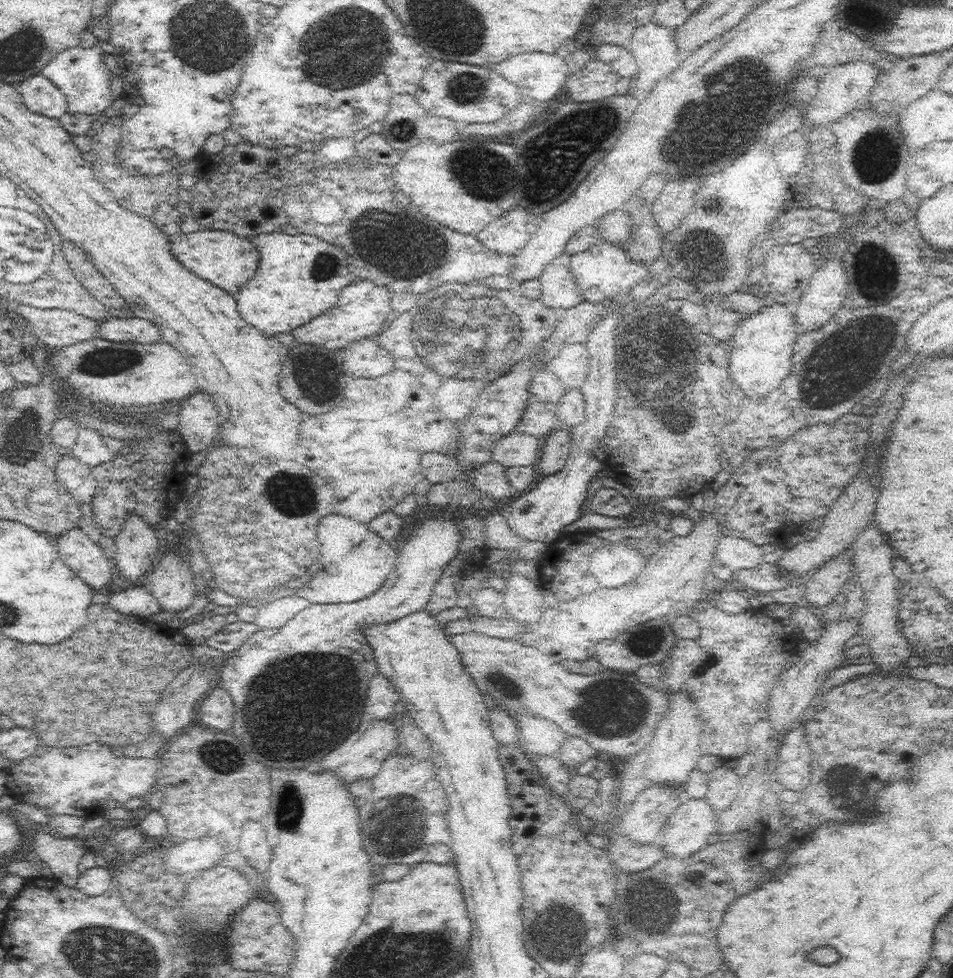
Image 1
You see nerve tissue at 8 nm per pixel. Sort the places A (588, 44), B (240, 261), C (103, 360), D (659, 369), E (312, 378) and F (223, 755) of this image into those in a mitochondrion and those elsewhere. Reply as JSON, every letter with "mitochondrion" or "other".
{"A":"other","B":"other","C":"mitochondrion","D":"mitochondrion","E":"mitochondrion","F":"mitochondrion"}

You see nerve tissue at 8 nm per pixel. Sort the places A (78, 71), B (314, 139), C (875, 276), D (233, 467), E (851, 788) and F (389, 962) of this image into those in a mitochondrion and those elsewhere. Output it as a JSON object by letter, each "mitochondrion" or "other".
{"A":"other","B":"other","C":"mitochondrion","D":"other","E":"mitochondrion","F":"mitochondrion"}

